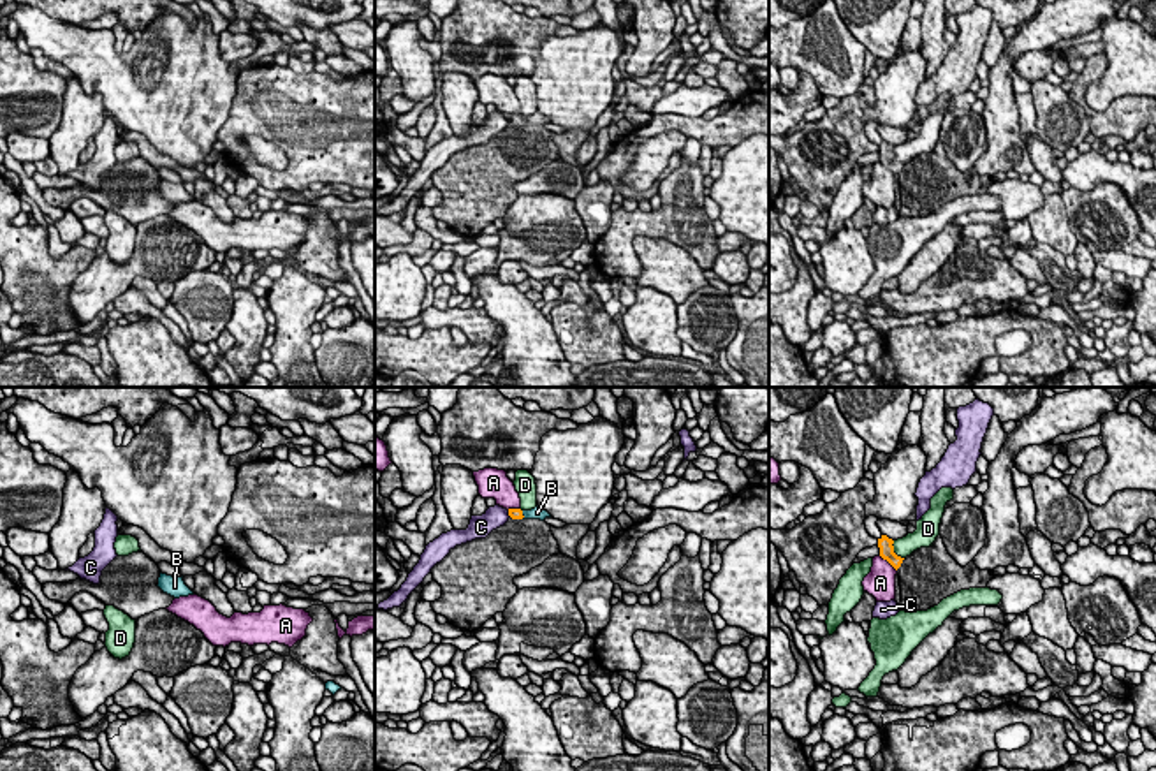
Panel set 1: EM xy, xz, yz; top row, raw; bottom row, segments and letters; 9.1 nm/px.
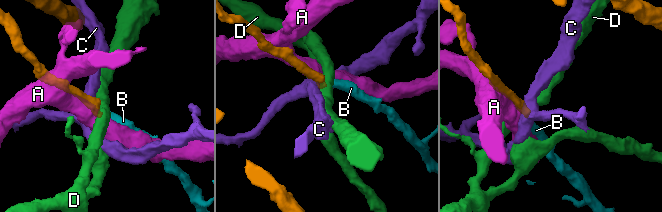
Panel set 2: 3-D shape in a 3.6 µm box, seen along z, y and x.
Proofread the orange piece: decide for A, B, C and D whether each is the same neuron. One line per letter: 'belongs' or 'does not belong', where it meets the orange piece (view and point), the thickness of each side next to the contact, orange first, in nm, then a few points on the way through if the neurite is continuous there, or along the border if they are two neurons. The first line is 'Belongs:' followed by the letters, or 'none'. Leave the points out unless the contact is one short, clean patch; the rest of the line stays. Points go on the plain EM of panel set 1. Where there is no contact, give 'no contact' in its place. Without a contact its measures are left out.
Belongs: B
A: does not belong | yz (887, 166) | 130/280 nm
B: belongs | xz (521, 120) | 100/120 nm | across xz (514, 118), (521, 120), (537, 118)
C: does not belong | xz (509, 120) | 100/200 nm | along xz (507, 117), (511, 122)
D: does not belong | yz (892, 157) | 130/170 nm | along yz (892, 146), (892, 155), (903, 164)

